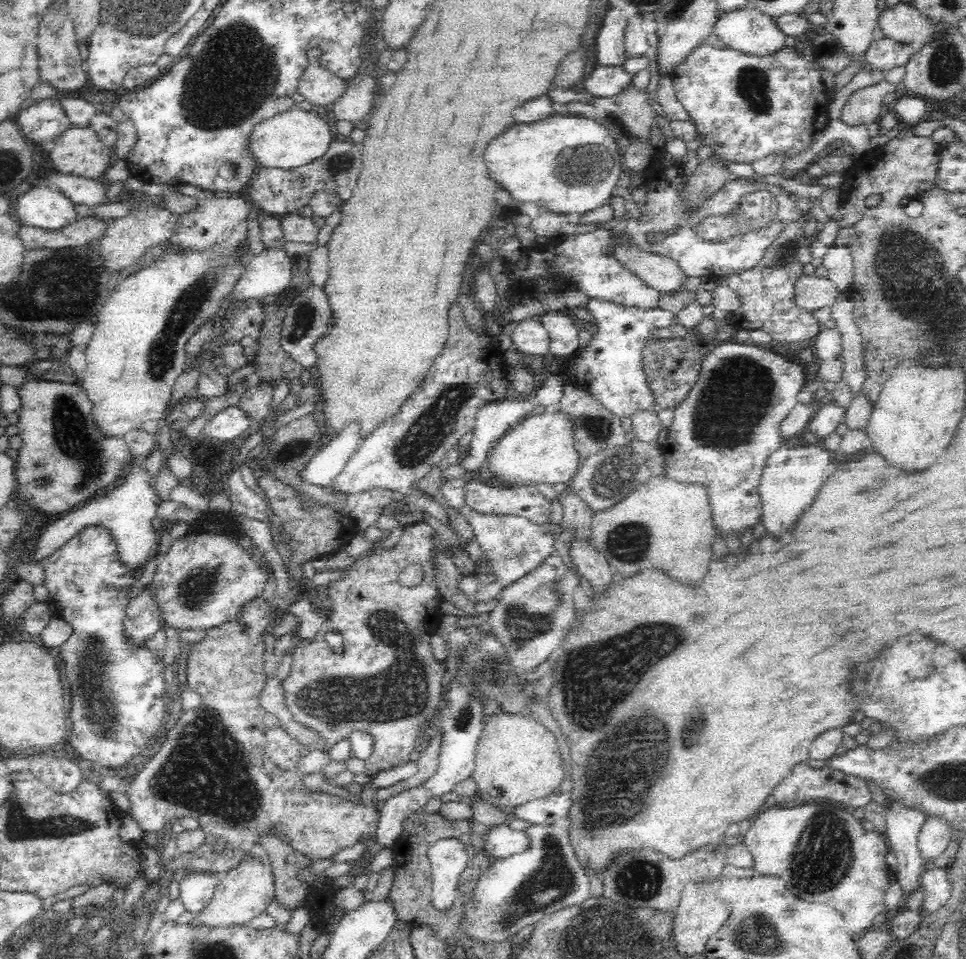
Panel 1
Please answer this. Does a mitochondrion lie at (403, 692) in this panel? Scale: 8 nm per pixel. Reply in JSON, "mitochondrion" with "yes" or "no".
{"mitochondrion":"yes"}

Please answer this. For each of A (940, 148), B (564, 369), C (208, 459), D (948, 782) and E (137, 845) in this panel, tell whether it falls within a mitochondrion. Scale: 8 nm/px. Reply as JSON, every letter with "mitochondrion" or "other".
{"A":"other","B":"other","C":"other","D":"mitochondrion","E":"other"}

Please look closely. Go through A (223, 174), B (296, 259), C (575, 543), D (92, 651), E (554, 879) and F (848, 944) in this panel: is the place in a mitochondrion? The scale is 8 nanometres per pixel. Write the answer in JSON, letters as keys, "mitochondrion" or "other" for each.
{"A":"other","B":"other","C":"other","D":"mitochondrion","E":"mitochondrion","F":"other"}

